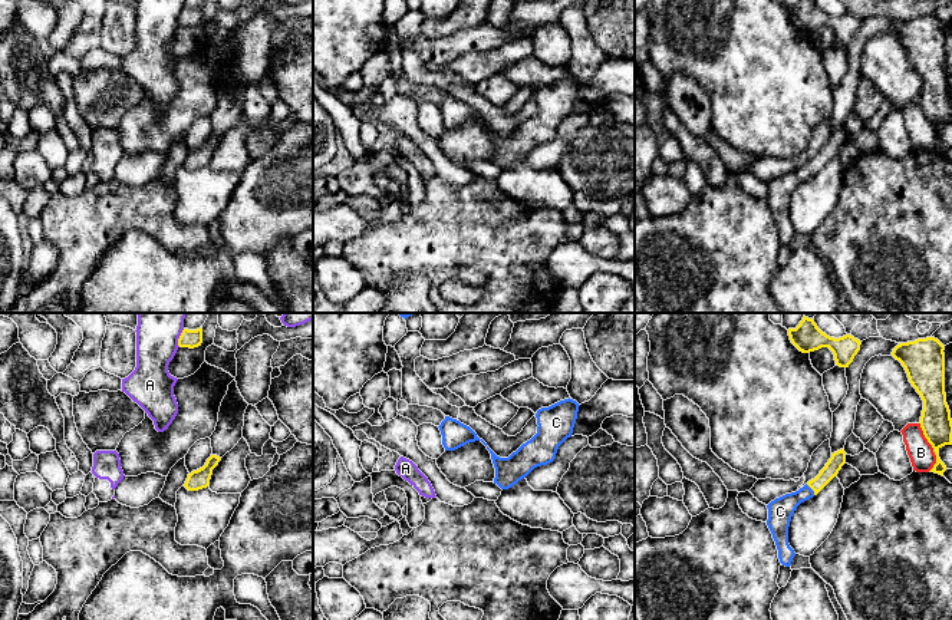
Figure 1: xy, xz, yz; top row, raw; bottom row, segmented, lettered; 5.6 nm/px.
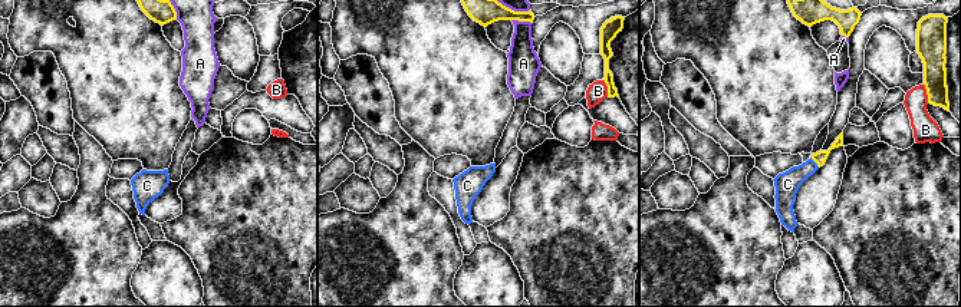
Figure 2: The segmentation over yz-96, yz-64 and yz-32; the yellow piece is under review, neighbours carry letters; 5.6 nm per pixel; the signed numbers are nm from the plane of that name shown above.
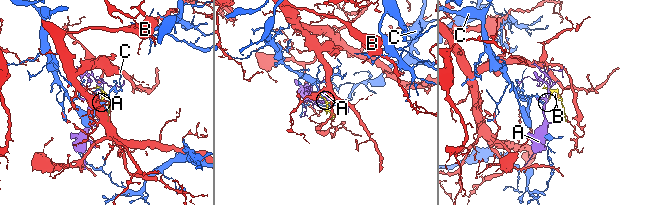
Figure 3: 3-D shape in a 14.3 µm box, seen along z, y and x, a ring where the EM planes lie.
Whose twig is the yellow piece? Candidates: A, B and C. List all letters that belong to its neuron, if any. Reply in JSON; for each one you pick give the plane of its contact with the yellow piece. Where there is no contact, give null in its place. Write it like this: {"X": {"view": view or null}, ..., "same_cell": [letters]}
{"C": {"view": "yz"}, "same_cell": ["C"]}

